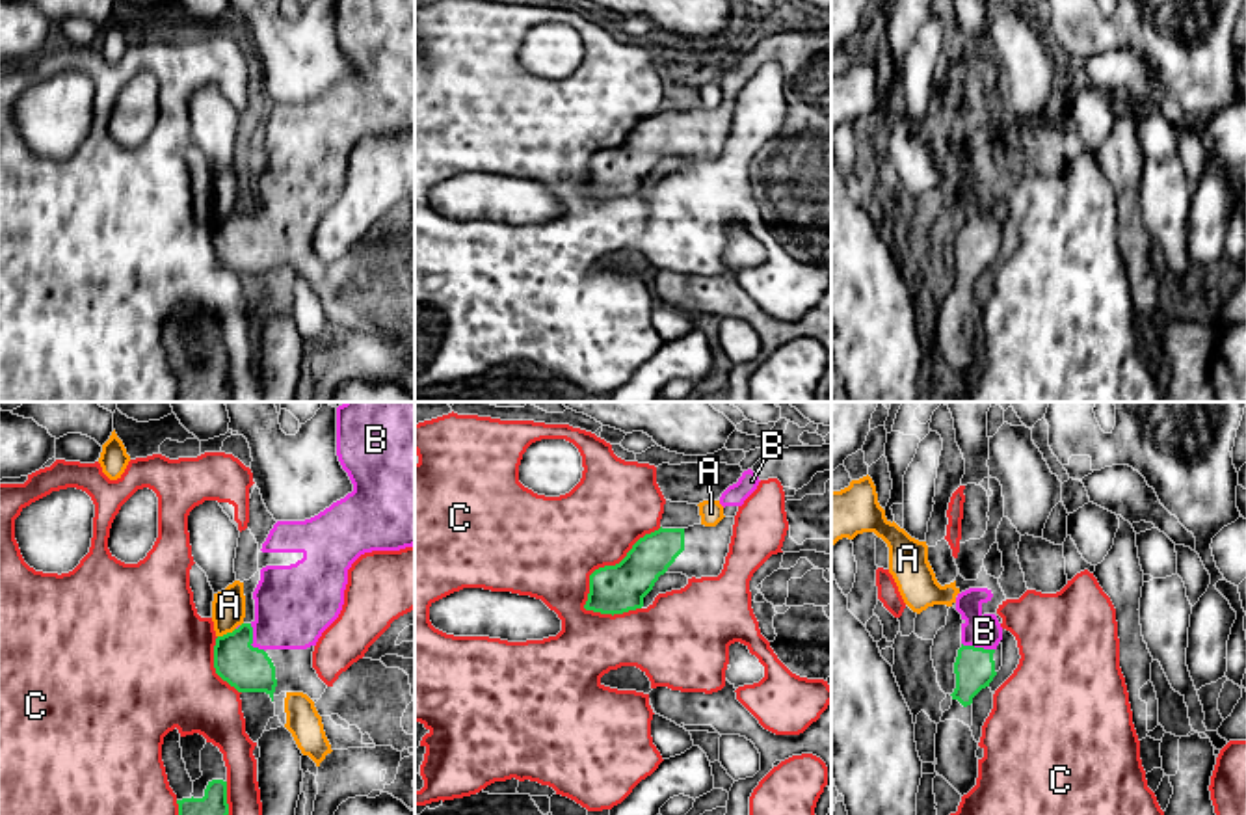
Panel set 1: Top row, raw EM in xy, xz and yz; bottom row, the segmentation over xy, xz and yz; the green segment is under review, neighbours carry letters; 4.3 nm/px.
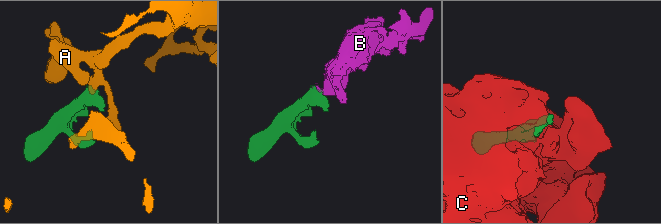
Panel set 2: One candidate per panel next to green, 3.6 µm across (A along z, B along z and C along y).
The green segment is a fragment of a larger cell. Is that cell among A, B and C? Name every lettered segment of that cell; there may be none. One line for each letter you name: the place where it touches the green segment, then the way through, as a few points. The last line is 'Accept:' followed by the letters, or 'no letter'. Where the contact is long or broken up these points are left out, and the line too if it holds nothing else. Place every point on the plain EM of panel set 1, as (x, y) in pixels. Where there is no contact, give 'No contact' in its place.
B: Touches green at xy (251, 224). Path across: xy (248, 252), (251, 224), (265, 216), (294, 187)
Accept: B

